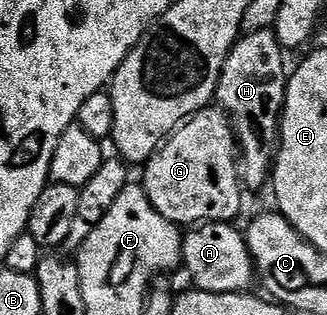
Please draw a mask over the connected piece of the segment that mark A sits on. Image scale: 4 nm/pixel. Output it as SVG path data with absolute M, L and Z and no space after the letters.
M229 222L220 224L202 223L192 230L186 231L181 245L184 271L189 271L189 276L194 280L196 287L203 292L249 292L255 284L255 269L253 259L249 253L249 241L241 232Z

